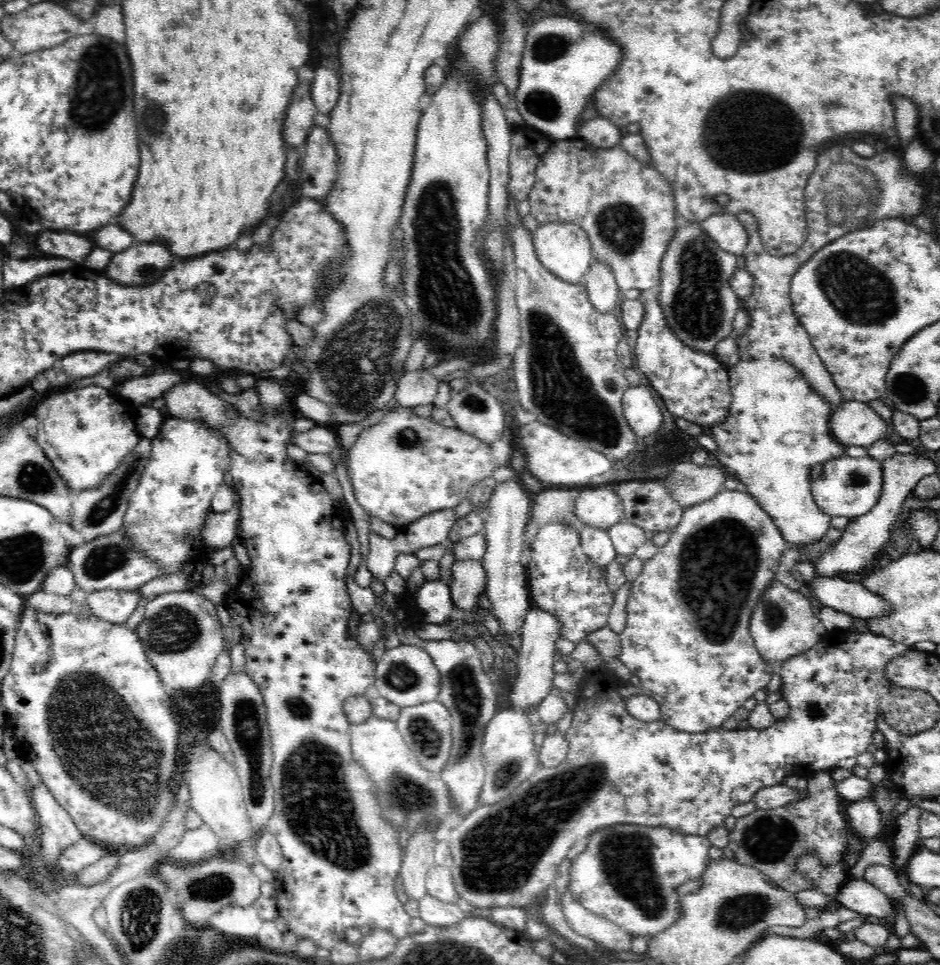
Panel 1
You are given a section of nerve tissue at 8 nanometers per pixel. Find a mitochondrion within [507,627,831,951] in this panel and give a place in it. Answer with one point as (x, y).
(627, 861)

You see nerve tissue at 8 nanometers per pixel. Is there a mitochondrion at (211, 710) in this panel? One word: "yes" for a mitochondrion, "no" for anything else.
yes

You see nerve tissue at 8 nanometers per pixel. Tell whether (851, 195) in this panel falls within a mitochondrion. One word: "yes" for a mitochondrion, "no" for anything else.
yes

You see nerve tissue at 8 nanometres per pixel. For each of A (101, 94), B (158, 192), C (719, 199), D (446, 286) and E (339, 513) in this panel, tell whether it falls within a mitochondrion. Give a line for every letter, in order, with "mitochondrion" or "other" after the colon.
A: mitochondrion
B: other
C: mitochondrion
D: mitochondrion
E: other

